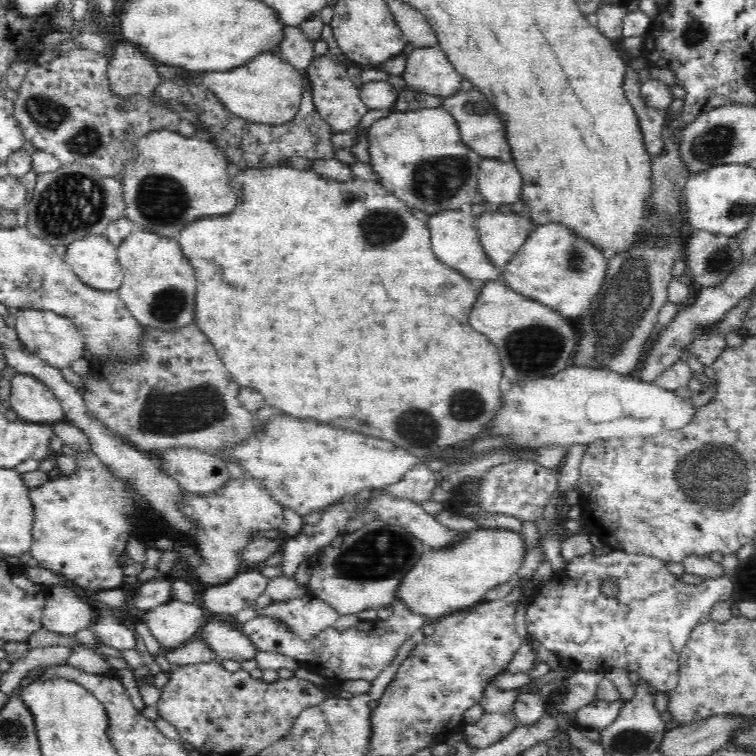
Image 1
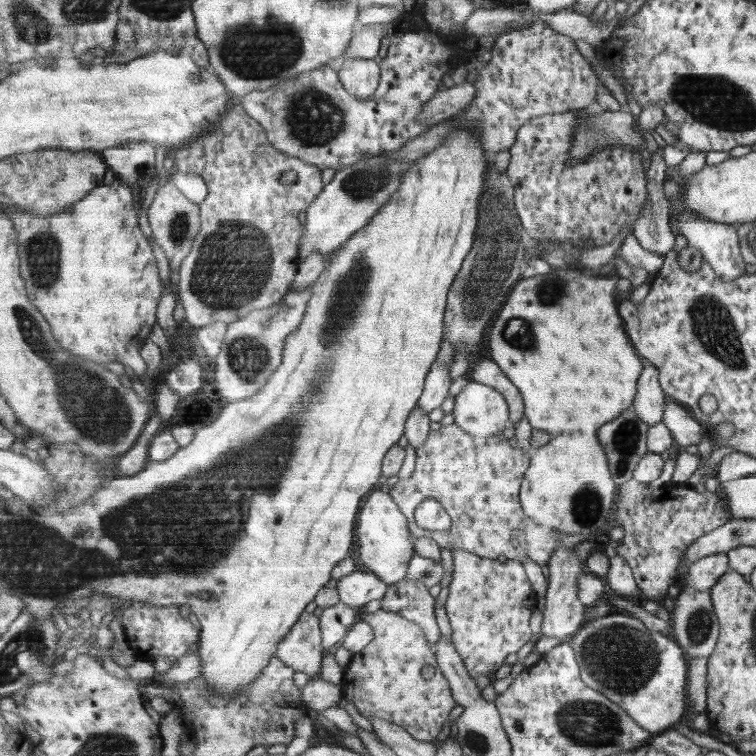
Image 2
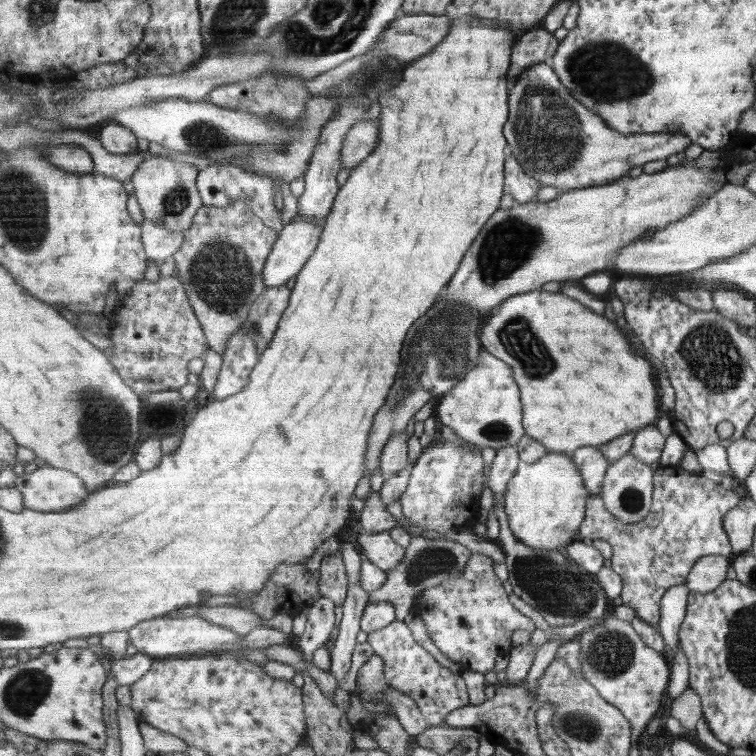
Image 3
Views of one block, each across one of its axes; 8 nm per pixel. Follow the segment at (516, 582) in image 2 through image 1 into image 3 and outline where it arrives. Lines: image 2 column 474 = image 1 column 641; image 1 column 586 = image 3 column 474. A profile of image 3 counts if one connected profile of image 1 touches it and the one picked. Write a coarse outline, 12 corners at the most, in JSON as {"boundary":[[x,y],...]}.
{"boundary":[[490,556],[415,600],[435,644],[496,672],[535,622],[509,600]]}

